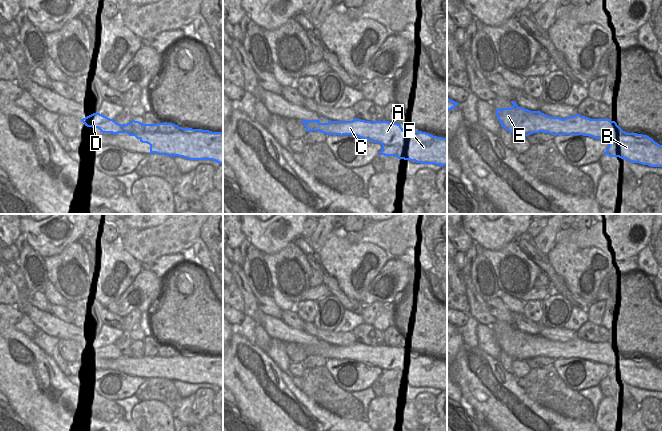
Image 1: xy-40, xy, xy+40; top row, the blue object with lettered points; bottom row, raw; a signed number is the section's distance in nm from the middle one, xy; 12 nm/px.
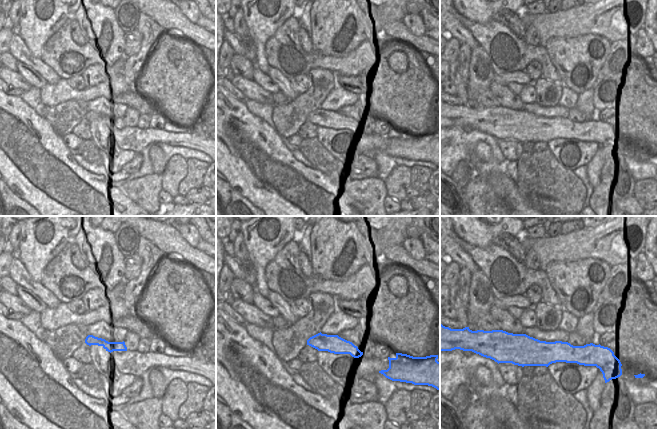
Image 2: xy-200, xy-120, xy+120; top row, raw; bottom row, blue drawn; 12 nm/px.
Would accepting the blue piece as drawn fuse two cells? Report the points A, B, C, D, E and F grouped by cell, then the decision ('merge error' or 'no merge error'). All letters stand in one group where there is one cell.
A B C D E F | no merge error

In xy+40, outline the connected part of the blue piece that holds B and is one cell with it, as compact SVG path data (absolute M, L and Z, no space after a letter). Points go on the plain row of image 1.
M511 325L511 332L496 333L497 342L507 355L517 360L533 357L551 359L583 359L609 367L605 379L629 386L662 391L662 369L647 359L626 357L615 345L590 343L579 338L564 343L519 331Z

